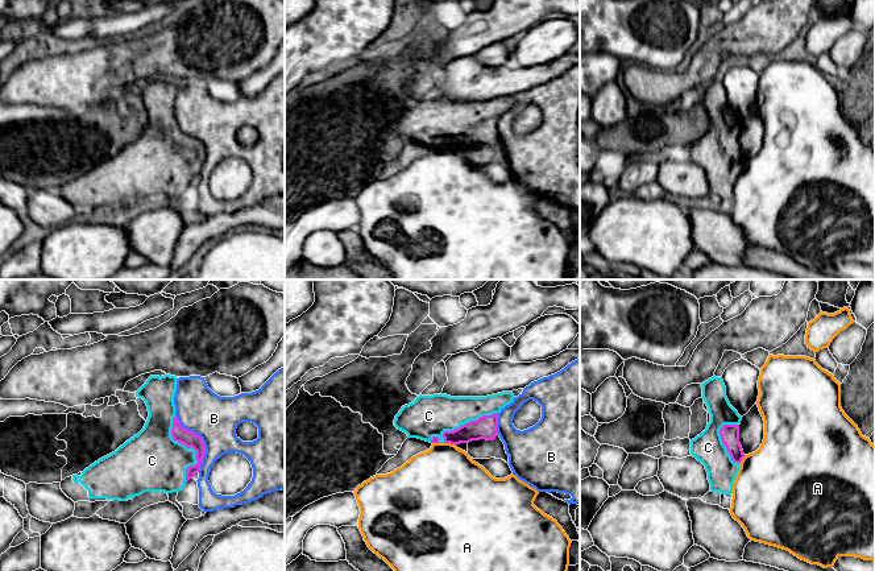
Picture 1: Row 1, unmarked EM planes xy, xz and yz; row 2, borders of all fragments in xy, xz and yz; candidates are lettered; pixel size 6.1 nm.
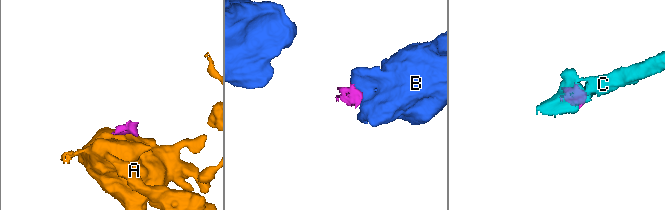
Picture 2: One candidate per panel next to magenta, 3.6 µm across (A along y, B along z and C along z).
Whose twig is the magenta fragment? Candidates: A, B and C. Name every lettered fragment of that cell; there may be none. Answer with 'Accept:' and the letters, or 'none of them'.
Accept: C

